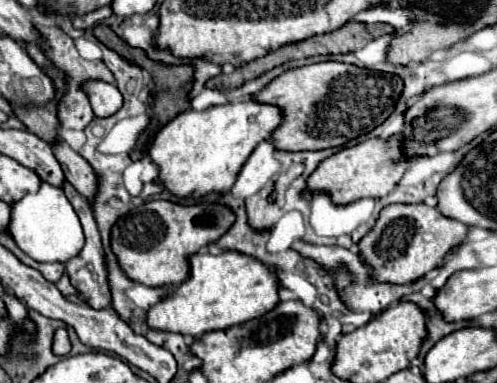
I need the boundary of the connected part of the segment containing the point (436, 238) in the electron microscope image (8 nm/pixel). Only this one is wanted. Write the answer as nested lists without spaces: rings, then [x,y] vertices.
[[[424,203],[416,205],[388,205],[380,211],[374,227],[358,241],[360,257],[374,271],[376,283],[412,283],[432,269],[446,257],[446,253],[466,237],[468,227],[454,219],[446,219],[436,207]]]

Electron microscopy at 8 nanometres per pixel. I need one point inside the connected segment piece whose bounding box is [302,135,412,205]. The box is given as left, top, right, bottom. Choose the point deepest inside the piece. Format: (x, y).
(370, 169)

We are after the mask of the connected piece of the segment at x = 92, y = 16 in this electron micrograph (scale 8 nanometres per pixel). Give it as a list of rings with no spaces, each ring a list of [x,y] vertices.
[[[102,7],[102,9],[98,9],[98,11],[92,11],[92,13],[74,17],[74,19],[72,19],[72,25],[74,25],[76,29],[90,29],[90,27],[94,27],[98,21],[102,21],[102,19],[106,19],[106,17],[110,17],[110,15],[112,15],[110,7]]]

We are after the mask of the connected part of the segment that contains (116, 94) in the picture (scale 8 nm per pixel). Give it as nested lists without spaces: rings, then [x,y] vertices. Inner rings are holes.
[[[88,79],[82,83],[82,91],[88,95],[96,117],[108,117],[122,107],[122,93],[114,87],[114,83]]]

